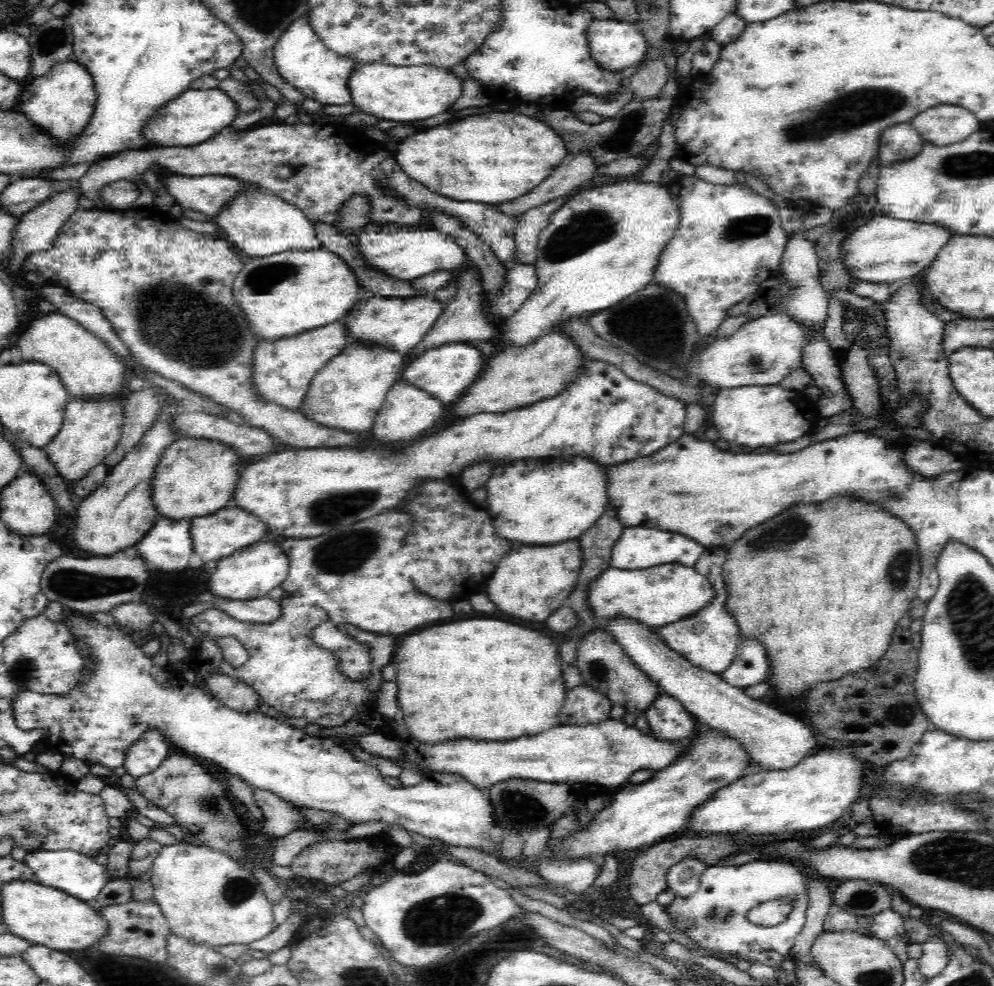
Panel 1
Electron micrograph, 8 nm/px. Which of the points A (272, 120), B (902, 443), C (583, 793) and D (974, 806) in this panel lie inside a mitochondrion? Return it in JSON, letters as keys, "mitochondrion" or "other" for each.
{"A":"other","B":"other","C":"other","D":"other"}

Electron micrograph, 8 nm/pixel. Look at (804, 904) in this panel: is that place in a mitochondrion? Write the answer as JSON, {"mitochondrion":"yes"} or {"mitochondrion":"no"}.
{"mitochondrion":"no"}

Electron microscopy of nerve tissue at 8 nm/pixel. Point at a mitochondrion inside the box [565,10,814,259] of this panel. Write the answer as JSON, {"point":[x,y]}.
{"point":[757,225]}

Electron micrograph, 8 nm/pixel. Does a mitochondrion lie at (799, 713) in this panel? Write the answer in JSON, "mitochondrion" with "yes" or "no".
{"mitochondrion":"no"}

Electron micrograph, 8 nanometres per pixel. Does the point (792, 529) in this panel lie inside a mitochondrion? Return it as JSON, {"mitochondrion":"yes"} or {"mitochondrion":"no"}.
{"mitochondrion":"yes"}

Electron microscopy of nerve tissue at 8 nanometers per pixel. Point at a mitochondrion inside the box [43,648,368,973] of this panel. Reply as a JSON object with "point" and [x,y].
{"point":[237,890]}

